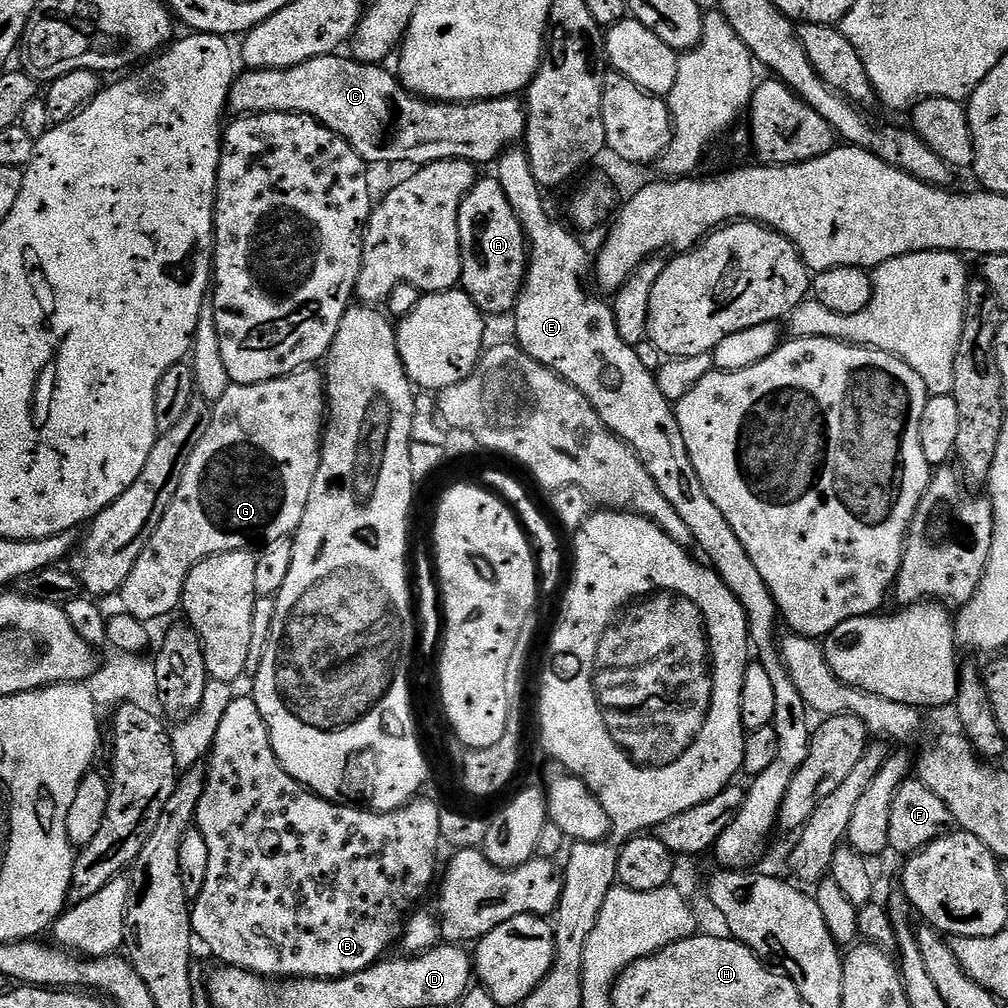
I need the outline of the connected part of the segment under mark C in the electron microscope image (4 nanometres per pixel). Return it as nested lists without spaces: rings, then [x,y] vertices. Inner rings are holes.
[[[333,54],[322,58],[310,58],[310,62],[302,62],[293,68],[286,70],[266,70],[265,68],[253,68],[244,70],[232,81],[232,89],[228,95],[227,111],[236,116],[257,116],[258,114],[270,114],[271,112],[293,112],[314,118],[322,126],[329,128],[334,134],[338,134],[349,146],[364,159],[369,166],[375,164],[412,164],[411,166],[423,166],[442,162],[443,160],[465,160],[477,166],[483,164],[491,165],[500,159],[500,155],[507,152],[509,148],[519,145],[524,139],[524,131],[528,125],[528,109],[523,99],[516,96],[503,96],[493,100],[474,100],[470,104],[441,104],[438,100],[426,100],[419,96],[412,95],[395,75],[387,72],[387,67],[379,64],[359,64],[344,54]]]

